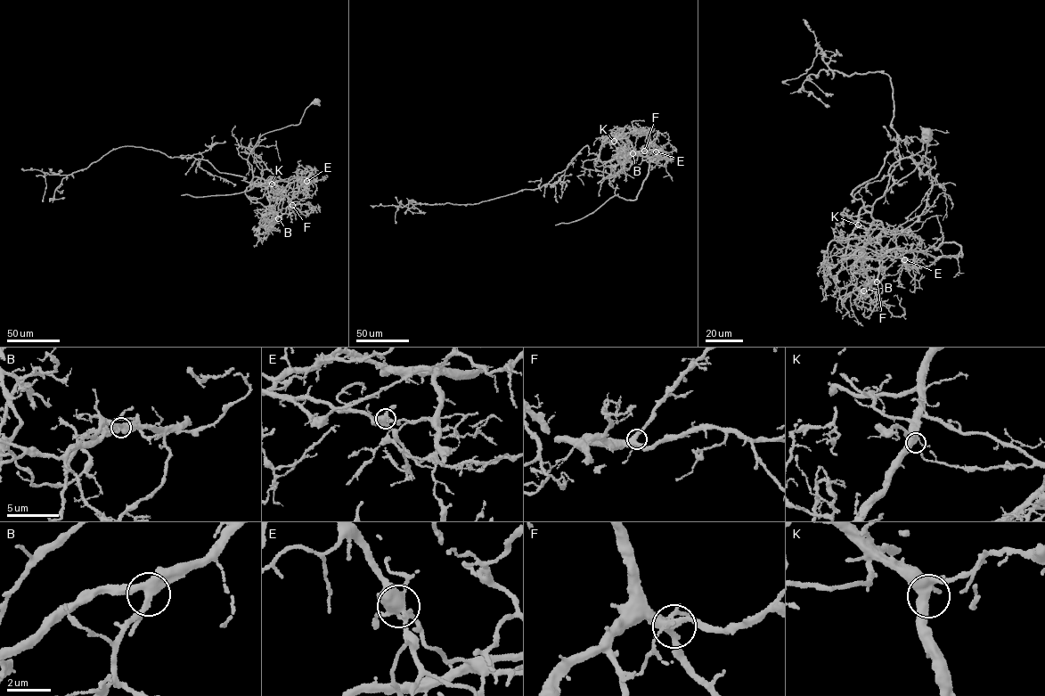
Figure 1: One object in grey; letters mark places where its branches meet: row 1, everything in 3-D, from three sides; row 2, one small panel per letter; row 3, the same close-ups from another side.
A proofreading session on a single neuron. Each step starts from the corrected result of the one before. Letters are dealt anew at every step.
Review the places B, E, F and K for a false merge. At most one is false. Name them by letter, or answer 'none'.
E

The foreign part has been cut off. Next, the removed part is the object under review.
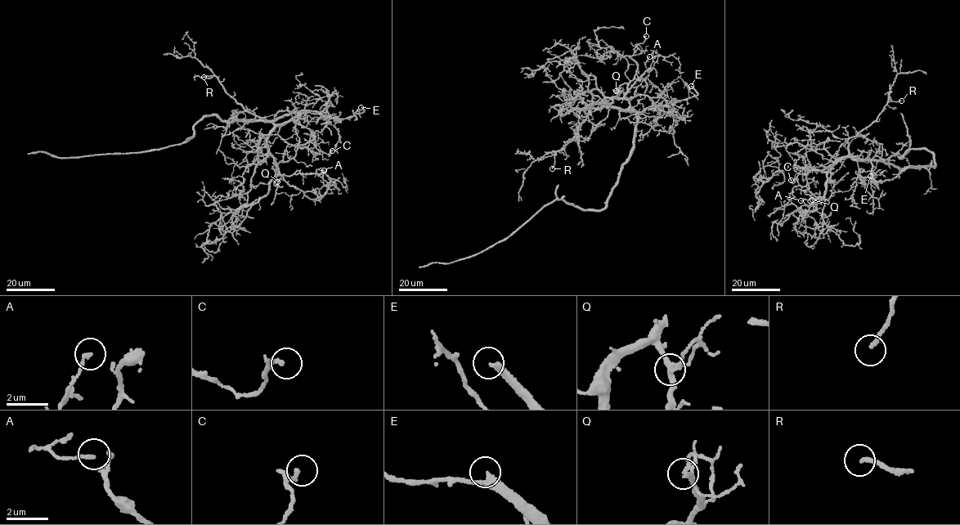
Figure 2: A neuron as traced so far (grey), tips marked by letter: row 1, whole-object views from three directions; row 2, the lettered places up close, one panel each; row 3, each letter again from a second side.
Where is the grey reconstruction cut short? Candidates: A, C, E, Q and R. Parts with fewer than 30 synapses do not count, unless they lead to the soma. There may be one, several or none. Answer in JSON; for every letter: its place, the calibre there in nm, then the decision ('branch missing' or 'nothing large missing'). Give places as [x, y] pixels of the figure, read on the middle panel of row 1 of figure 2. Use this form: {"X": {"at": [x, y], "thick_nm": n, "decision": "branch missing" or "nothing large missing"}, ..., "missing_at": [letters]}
{"A": {"at": [649, 56], "thick_nm": 130, "decision": "nothing large missing"}, "C": {"at": [646, 36], "thick_nm": 260, "decision": "nothing large missing"}, "E": {"at": [691, 86], "thick_nm": 320, "decision": "nothing large missing"}, "Q": {"at": [616, 91], "thick_nm": 150, "decision": "nothing large missing"}, "R": {"at": [552, 168], "thick_nm": 190, "decision": "nothing large missing"}, "missing_at": []}

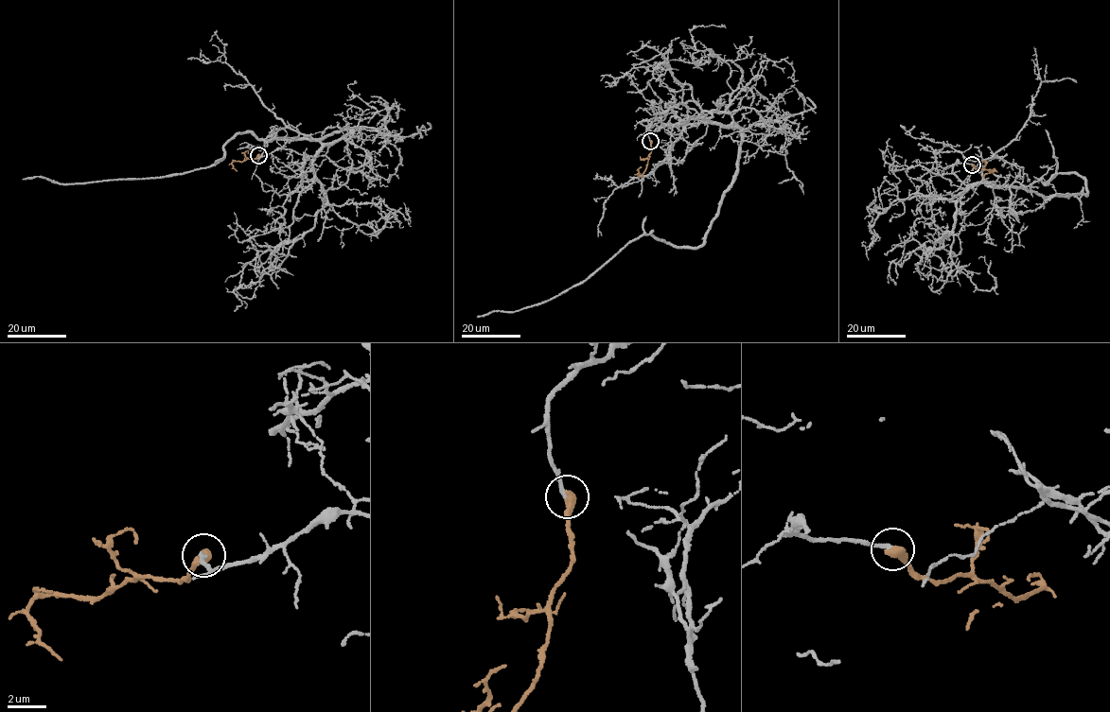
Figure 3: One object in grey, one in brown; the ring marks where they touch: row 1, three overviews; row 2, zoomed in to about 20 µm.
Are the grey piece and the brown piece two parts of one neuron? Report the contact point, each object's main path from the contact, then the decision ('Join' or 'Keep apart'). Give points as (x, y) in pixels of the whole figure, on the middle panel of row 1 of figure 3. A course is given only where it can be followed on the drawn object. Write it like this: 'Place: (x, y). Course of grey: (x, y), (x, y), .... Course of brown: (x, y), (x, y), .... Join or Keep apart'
Place: (650, 141). Course of grey: (650, 141), (649, 125), (683, 104), (740, 130), (701, 244), (651, 231), (550, 299), (477, 317). Course of brown: (650, 141), (650, 153), (641, 175), (638, 174), (642, 166). Join

